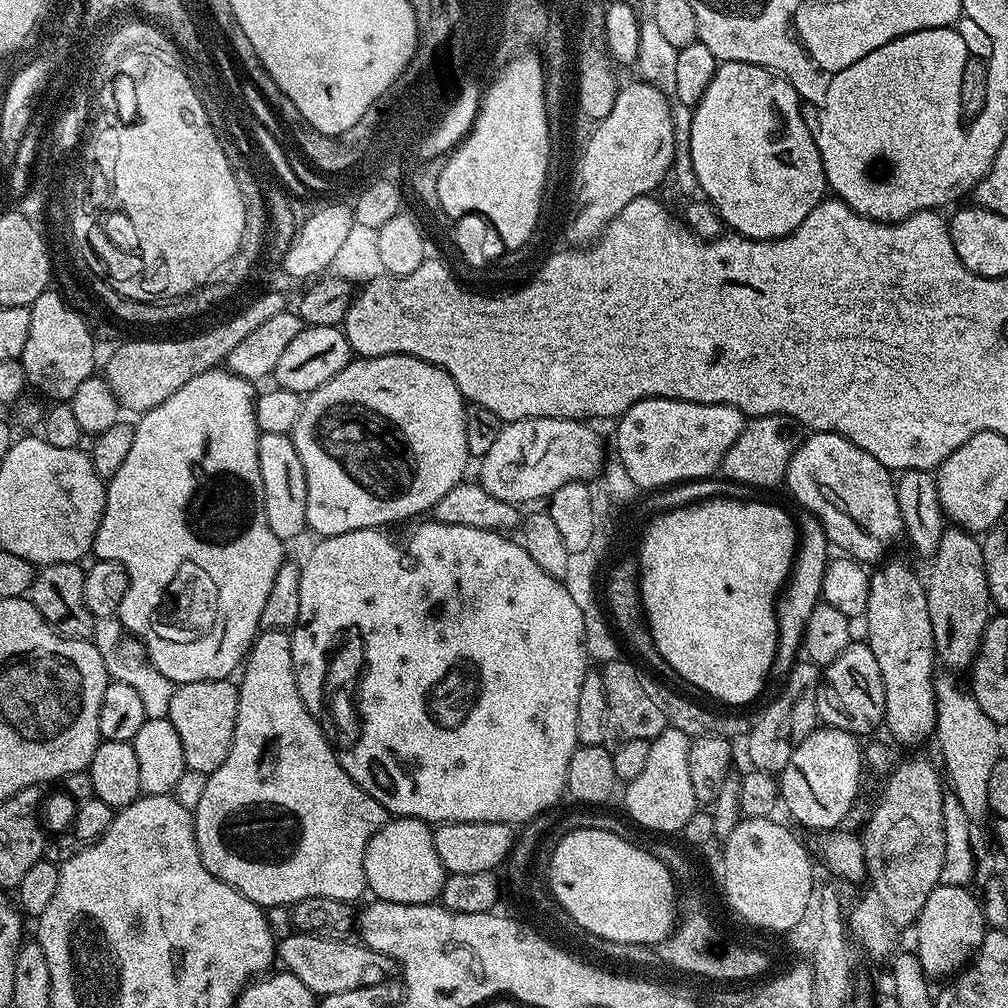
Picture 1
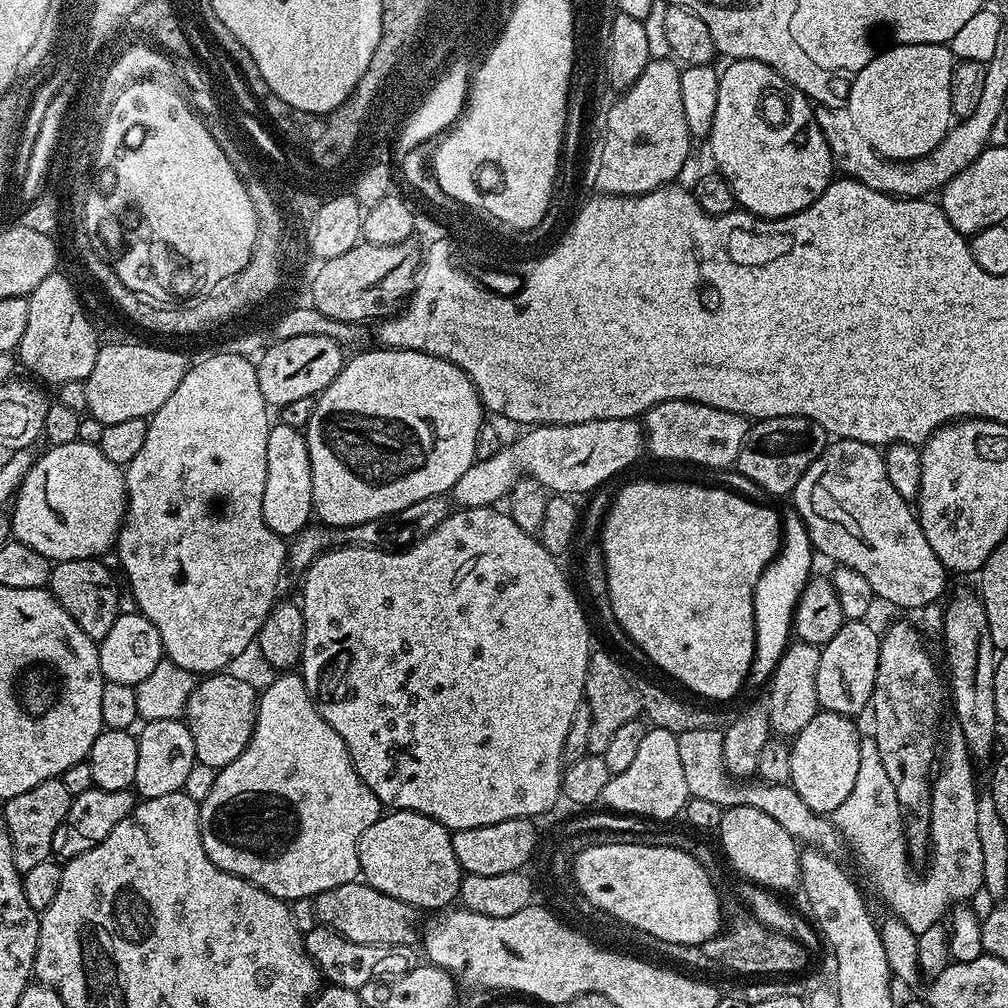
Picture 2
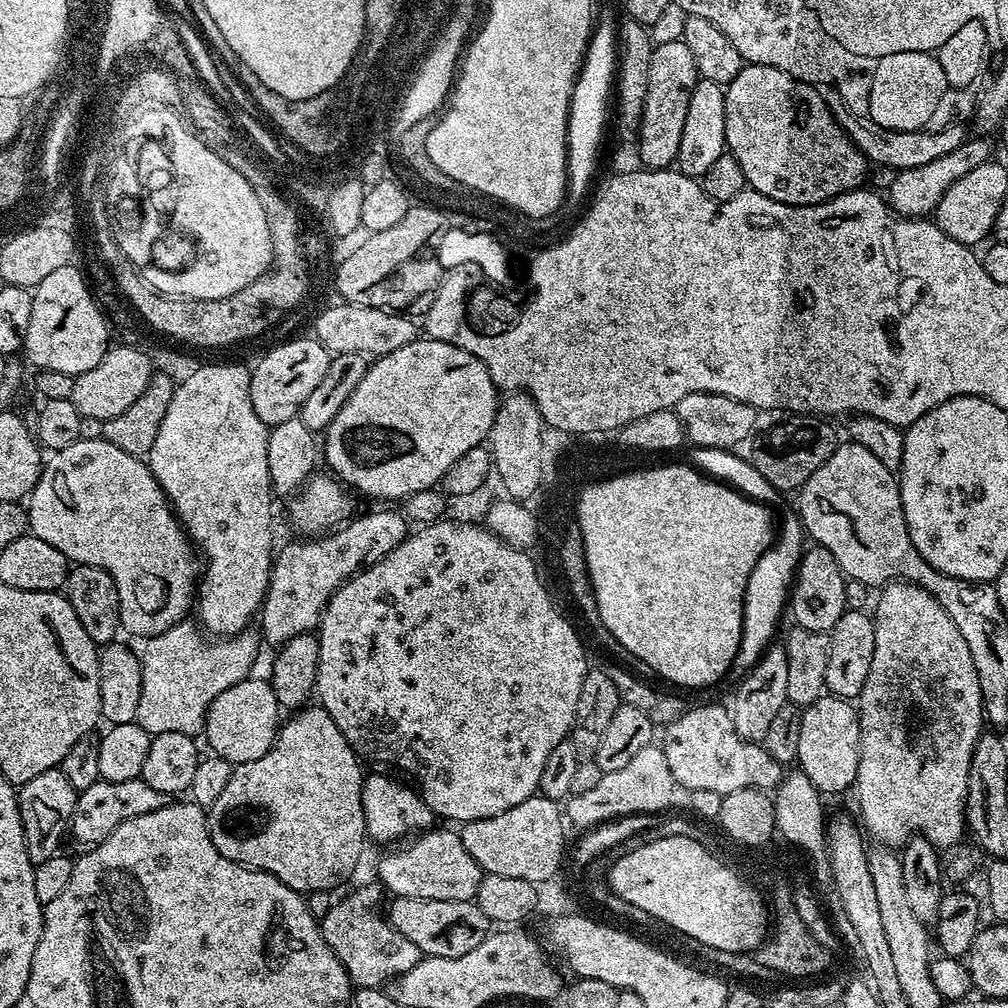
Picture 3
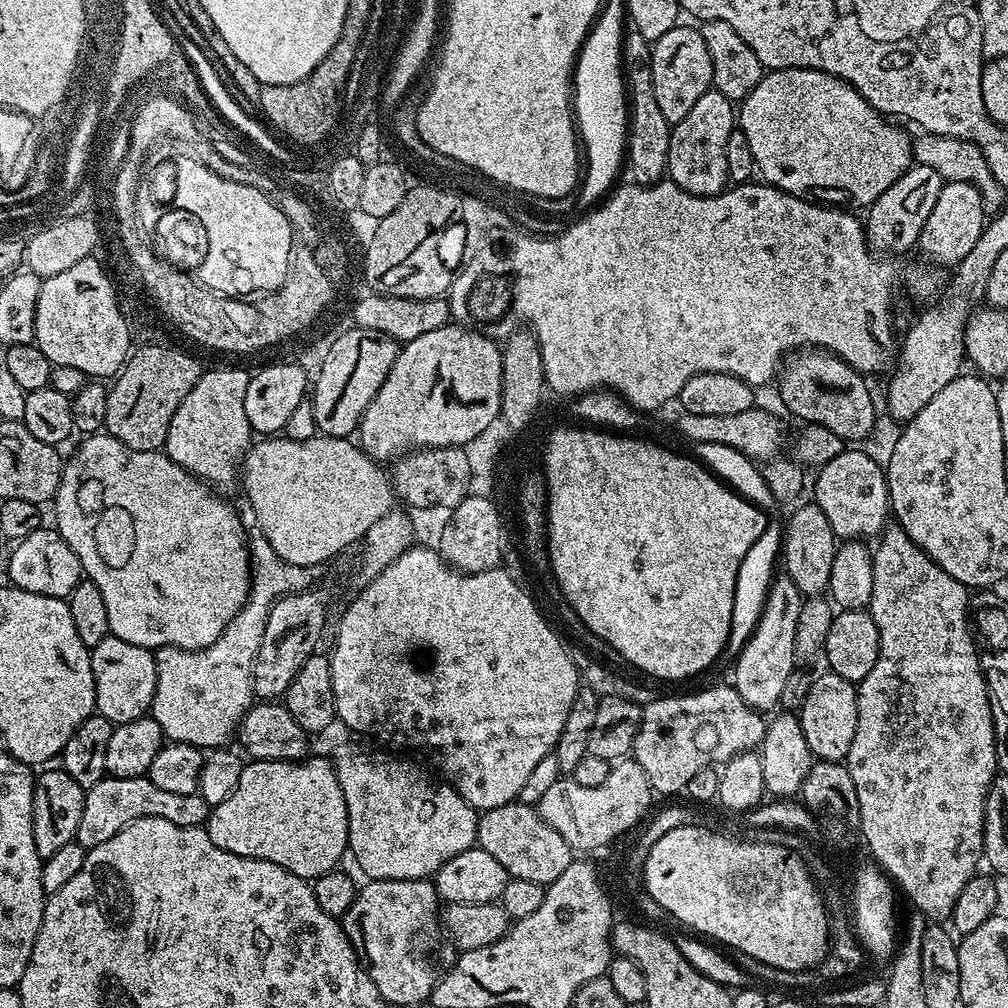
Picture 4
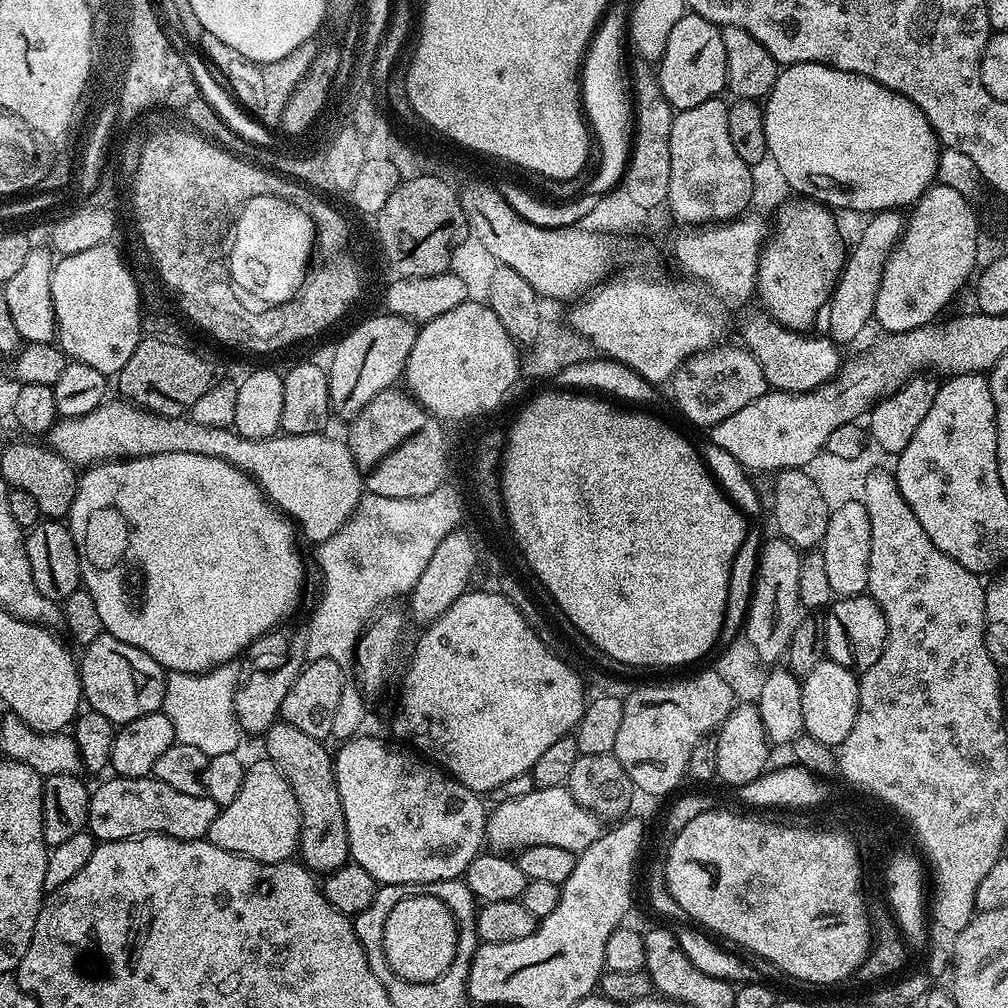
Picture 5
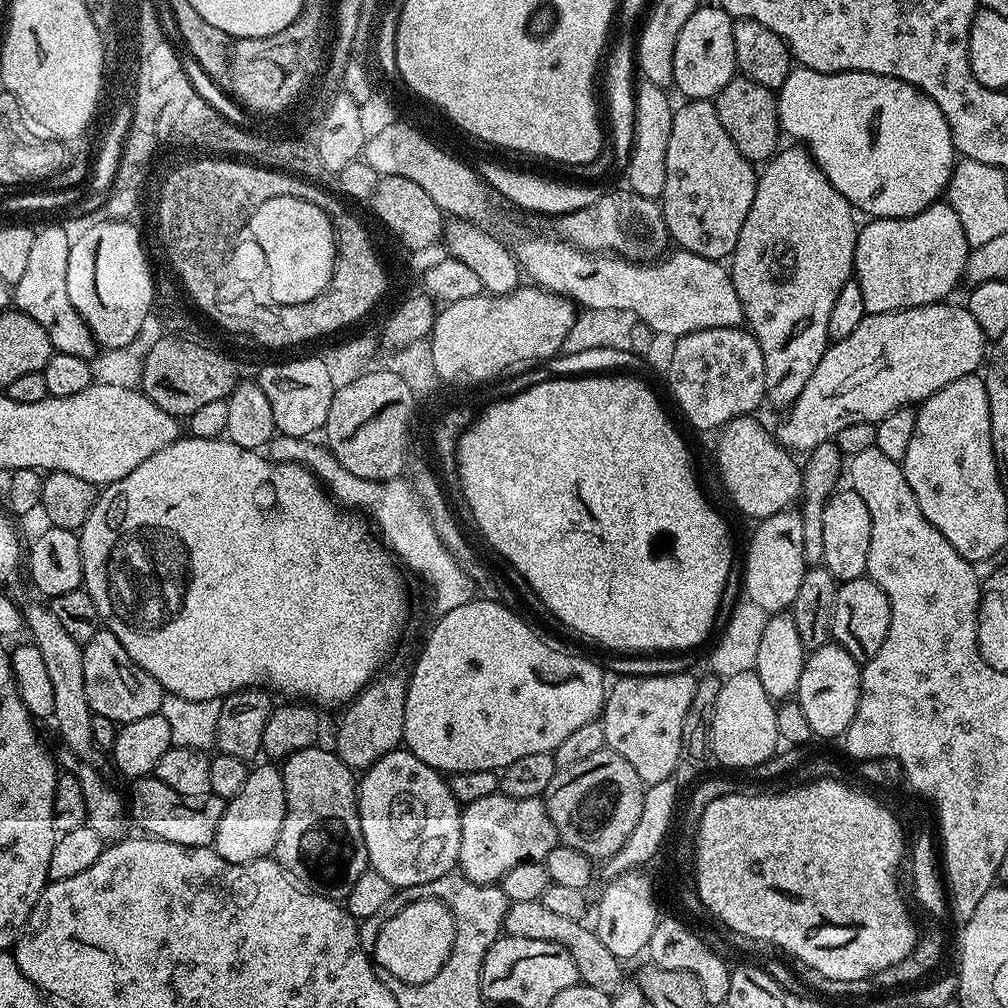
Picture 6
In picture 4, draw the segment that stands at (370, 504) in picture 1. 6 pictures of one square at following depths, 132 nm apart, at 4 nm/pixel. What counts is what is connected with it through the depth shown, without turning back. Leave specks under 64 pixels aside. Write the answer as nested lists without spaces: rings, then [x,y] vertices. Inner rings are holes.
[[[449,322],[438,330],[430,330],[430,334],[422,334],[422,338],[414,338],[401,347],[386,382],[382,382],[374,402],[370,402],[360,420],[358,443],[373,460],[392,462],[422,448],[461,447],[499,416],[502,398],[501,345],[483,331],[459,328],[455,323]]]

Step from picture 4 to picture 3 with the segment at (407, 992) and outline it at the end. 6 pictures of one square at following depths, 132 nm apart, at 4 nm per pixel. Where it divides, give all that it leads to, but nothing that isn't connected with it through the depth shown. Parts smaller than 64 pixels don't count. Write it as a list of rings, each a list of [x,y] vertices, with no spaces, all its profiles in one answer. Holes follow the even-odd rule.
[[[379,883],[364,884],[361,888],[354,889],[349,896],[344,896],[341,900],[339,897],[332,909],[318,921],[320,932],[326,938],[326,946],[330,946],[334,954],[338,954],[338,962],[342,962],[349,980],[356,988],[379,988],[387,985],[388,981],[403,976],[422,959],[418,946],[414,946],[410,938],[402,938],[402,934],[398,934],[398,930],[394,930],[388,923],[382,904],[380,908],[380,892],[382,893],[382,888]]]

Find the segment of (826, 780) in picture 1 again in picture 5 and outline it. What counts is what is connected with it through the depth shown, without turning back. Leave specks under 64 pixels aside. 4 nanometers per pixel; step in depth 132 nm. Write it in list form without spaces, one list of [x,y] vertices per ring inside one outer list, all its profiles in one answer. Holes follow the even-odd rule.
[[[825,658],[802,678],[802,722],[804,732],[818,738],[818,742],[829,746],[838,746],[850,734],[854,727],[854,718],[858,718],[858,698],[860,681],[857,673],[838,662]]]

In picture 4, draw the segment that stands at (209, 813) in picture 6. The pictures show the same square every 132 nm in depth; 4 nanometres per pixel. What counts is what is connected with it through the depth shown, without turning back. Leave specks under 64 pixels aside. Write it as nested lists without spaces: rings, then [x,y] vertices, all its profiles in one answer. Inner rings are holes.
[[[105,775],[93,788],[84,793],[82,819],[78,822],[75,843],[84,849],[102,846],[102,842],[114,838],[118,830],[130,826],[138,818],[166,818],[174,826],[201,827],[208,819],[210,806],[198,794],[173,794],[170,790],[161,790],[147,776],[138,778],[118,778]]]

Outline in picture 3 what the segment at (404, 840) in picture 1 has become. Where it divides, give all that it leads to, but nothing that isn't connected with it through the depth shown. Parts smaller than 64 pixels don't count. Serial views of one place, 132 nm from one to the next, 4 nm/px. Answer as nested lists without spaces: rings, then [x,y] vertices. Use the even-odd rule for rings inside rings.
[[[436,826],[431,830],[425,830],[413,835],[407,842],[385,851],[388,853],[381,858],[376,872],[380,875],[379,883],[387,891],[389,888],[393,897],[431,900],[470,900],[475,897],[482,875],[478,862],[474,862],[466,846],[462,846],[459,831],[452,829],[451,832],[448,829],[451,827],[440,827],[444,828]]]

